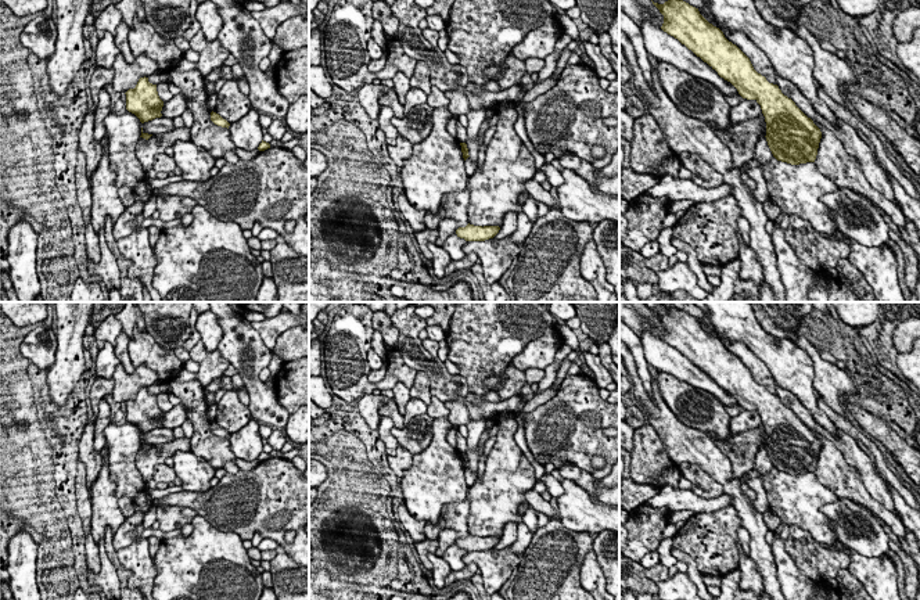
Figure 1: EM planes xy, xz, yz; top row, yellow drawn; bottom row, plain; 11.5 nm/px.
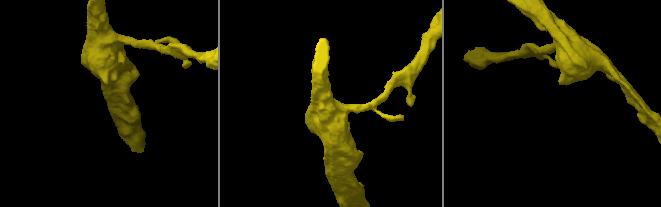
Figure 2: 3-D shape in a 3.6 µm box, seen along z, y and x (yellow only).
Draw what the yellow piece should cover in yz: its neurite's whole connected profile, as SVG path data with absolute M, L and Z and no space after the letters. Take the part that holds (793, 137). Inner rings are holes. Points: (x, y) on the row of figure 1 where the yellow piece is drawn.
M683 0L653 4L664 15L661 29L730 82L743 98L755 100L766 122L766 141L777 161L791 165L815 162L820 129L777 85L758 73L750 58L723 32Z

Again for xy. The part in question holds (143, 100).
M140 78L134 89L126 93L126 109L134 114L141 123L161 118L163 101L159 98L157 85L148 82L148 78Z

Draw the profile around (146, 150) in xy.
M183 126L166 133L152 134L148 140L140 137L136 145L136 157L139 158L143 170L148 172L152 169L155 155L165 152L168 147L173 147L177 140L191 140L190 127Z

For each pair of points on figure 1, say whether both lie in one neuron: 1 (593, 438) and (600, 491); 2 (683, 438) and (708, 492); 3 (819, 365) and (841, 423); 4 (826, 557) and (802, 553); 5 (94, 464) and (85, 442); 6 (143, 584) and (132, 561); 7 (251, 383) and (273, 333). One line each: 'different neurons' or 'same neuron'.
1: different neurons
2: different neurons
3: different neurons
4: same neuron
5: same neuron
6: same neuron
7: different neurons

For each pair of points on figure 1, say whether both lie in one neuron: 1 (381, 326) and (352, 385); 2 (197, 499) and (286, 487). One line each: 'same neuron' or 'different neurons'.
1: different neurons
2: same neuron

